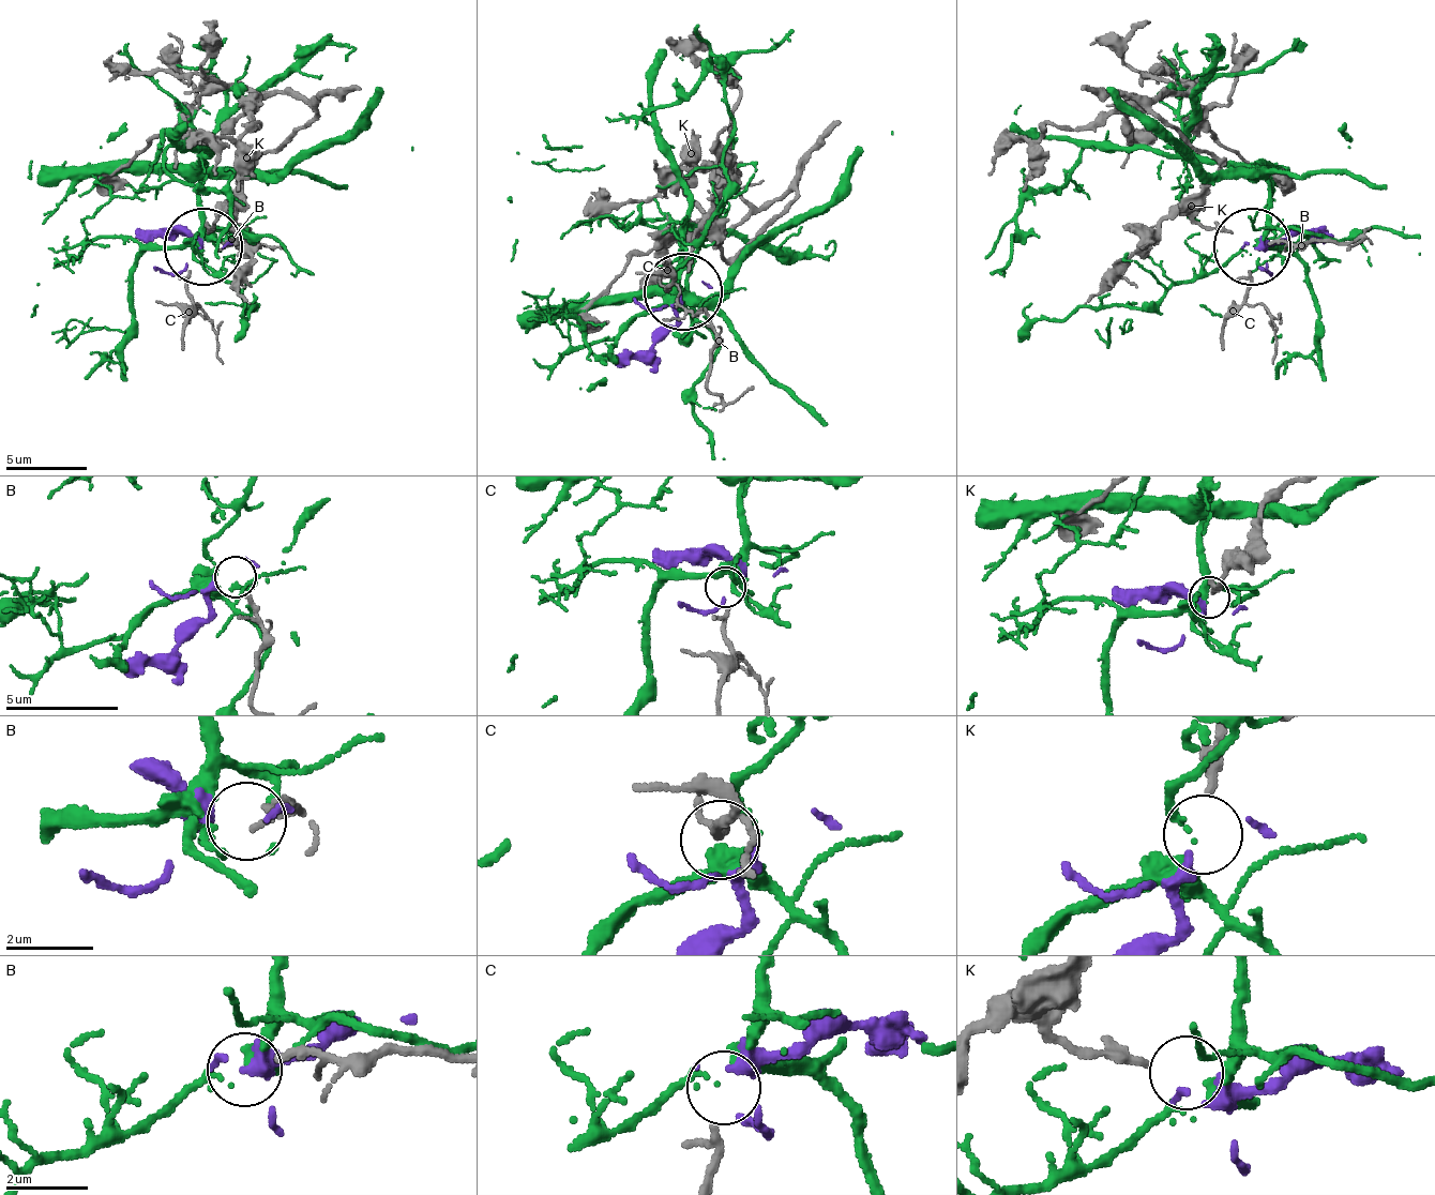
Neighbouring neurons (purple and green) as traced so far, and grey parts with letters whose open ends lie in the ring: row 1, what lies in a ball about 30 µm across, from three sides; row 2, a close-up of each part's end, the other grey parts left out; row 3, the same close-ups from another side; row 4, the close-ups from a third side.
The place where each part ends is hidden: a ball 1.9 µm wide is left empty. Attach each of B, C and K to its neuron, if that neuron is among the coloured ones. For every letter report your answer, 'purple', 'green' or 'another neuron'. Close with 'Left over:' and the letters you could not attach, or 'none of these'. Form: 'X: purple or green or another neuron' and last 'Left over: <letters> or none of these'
B: another neuron
C: green
K: purple
Left over: B

